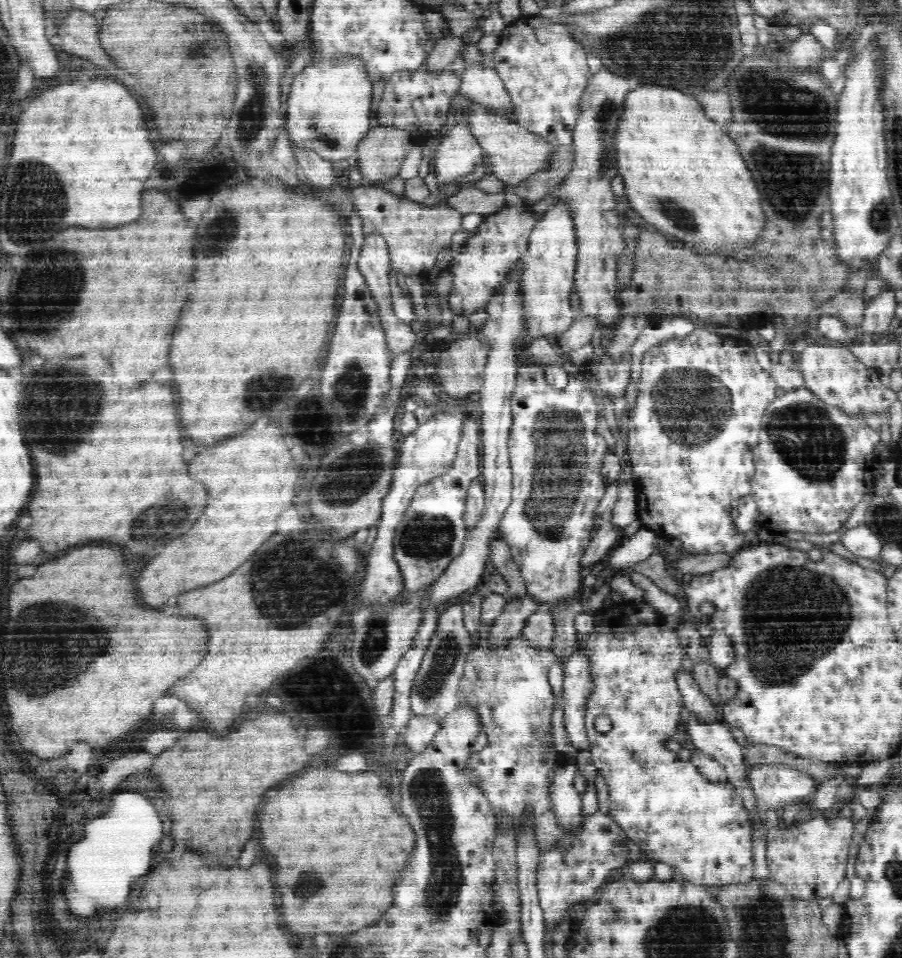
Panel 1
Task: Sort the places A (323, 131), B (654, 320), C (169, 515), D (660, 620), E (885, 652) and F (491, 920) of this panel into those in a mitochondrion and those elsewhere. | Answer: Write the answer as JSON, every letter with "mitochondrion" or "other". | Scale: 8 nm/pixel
{"A":"mitochondrion","B":"other","C":"mitochondrion","D":"other","E":"other","F":"other"}

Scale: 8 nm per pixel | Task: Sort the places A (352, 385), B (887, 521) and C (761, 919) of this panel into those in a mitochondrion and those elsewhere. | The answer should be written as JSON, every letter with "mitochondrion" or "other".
{"A":"mitochondrion","B":"mitochondrion","C":"mitochondrion"}

